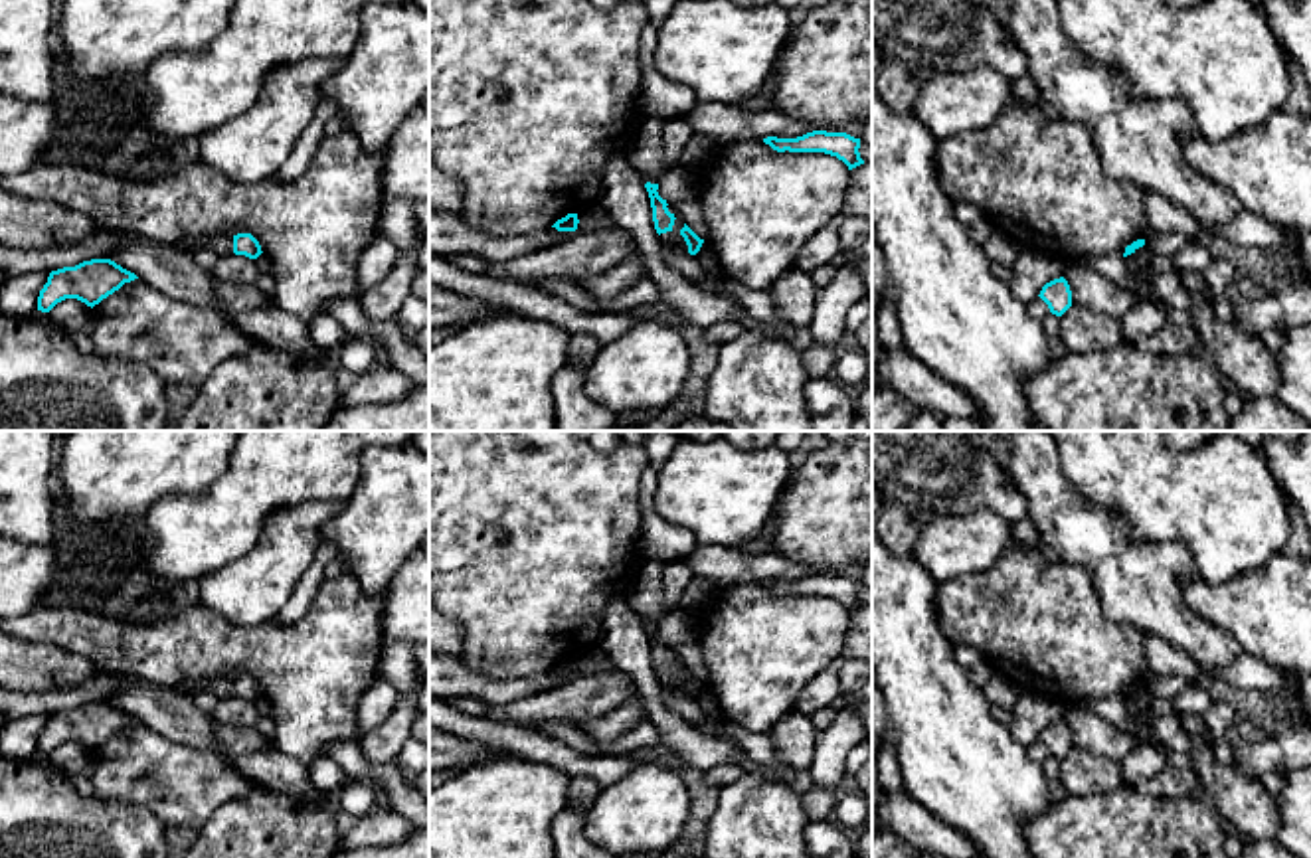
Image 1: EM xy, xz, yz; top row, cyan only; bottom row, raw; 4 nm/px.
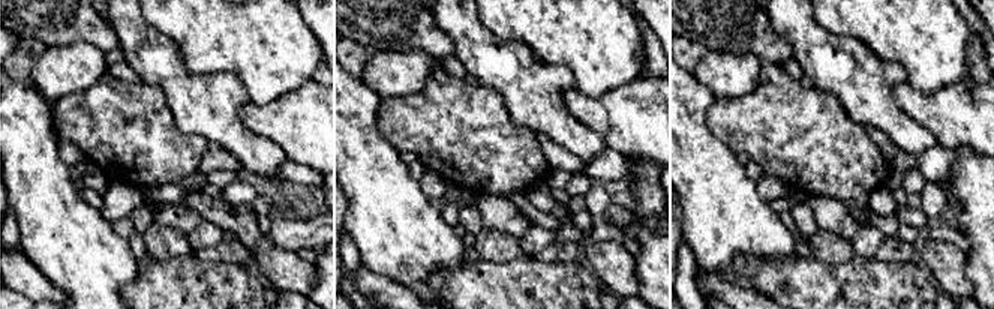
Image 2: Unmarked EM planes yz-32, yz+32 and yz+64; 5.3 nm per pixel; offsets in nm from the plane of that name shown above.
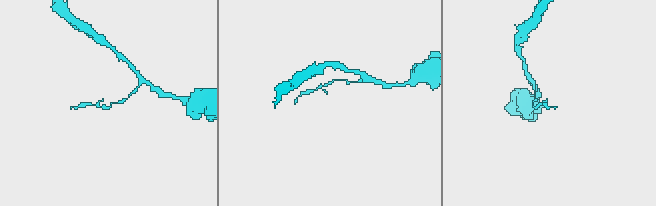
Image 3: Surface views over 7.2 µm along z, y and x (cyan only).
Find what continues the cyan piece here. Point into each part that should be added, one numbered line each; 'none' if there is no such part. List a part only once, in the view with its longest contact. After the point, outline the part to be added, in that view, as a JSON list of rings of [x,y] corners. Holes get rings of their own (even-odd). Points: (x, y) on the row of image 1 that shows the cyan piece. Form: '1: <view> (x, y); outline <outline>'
none

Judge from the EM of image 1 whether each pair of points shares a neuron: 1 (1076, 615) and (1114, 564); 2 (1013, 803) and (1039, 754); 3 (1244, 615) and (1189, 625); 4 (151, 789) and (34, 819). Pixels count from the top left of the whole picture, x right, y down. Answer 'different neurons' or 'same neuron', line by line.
1: different neurons
2: different neurons
3: different neurons
4: different neurons

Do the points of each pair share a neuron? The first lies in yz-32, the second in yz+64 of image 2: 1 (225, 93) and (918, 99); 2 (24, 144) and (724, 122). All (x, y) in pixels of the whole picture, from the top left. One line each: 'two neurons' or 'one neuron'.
1: two neurons
2: two neurons

